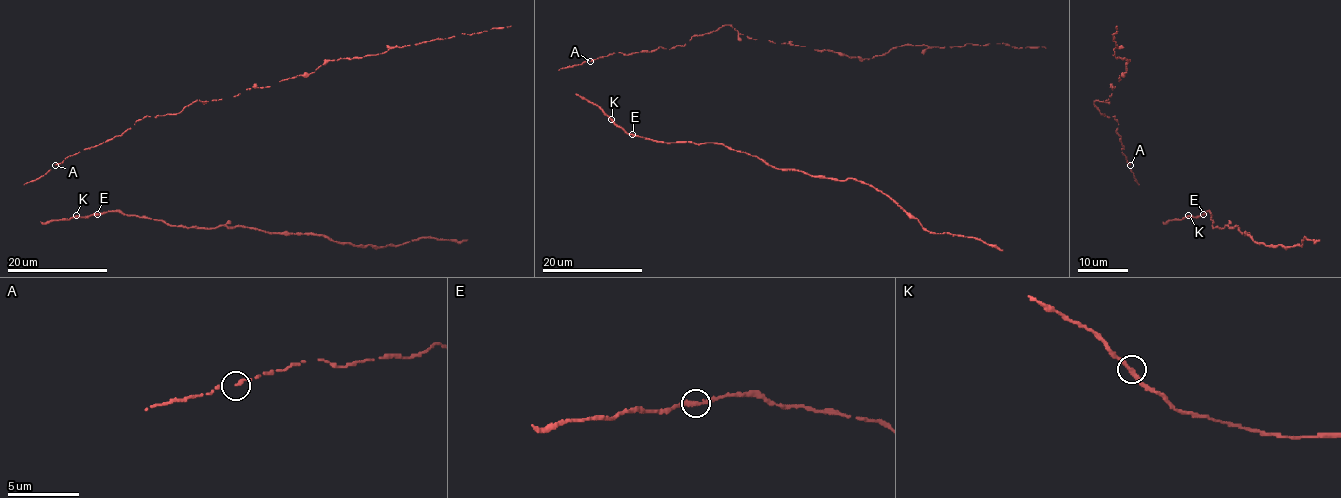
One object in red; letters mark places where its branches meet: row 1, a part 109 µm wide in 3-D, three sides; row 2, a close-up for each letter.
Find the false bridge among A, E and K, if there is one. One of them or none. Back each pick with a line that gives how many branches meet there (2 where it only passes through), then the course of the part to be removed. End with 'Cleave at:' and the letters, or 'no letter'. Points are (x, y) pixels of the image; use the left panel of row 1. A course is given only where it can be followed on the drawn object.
Cleave at: no letter

